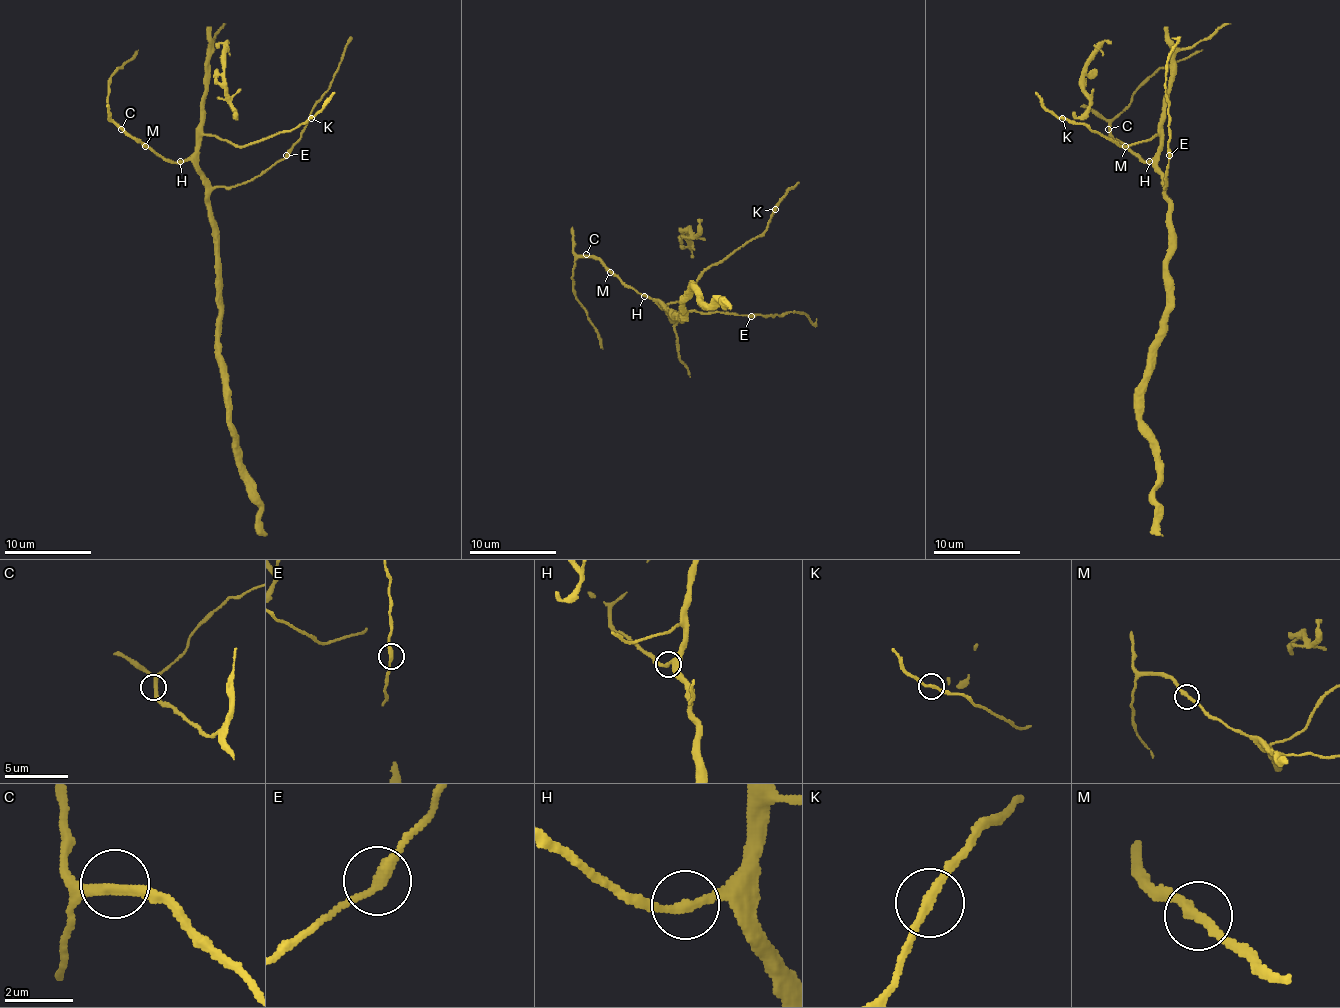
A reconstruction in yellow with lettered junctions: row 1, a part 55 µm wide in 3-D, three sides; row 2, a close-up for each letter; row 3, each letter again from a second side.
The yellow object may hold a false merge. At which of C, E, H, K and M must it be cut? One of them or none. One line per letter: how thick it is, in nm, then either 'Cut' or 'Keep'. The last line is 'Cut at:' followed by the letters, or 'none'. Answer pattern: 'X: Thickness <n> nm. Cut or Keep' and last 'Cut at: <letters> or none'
C: Thickness 280 nm. Keep
E: Thickness 300 nm. Keep
H: Thickness 240 nm. Keep
K: Thickness 240 nm. Keep
M: Thickness 280 nm. Keep
Cut at: none

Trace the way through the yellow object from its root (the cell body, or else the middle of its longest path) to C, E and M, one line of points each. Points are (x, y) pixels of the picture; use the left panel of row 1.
C: (215, 233), (206, 177), (189, 159), (163, 159), (121, 129)
E: (215, 233), (208, 194), (215, 187), (234, 187), (248, 183), (287, 155)
M: (215, 233), (206, 177), (189, 159), (163, 159), (145, 146)

